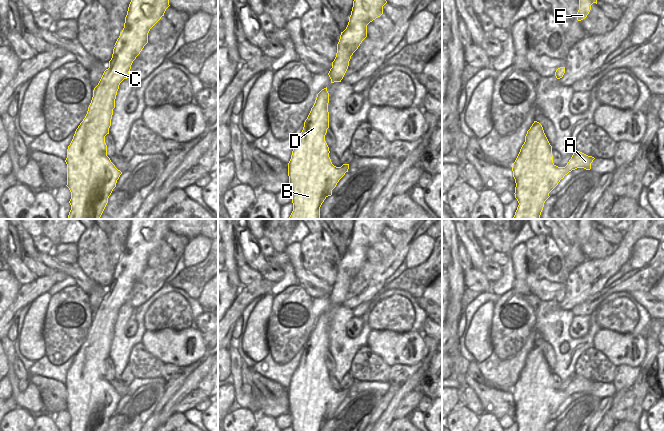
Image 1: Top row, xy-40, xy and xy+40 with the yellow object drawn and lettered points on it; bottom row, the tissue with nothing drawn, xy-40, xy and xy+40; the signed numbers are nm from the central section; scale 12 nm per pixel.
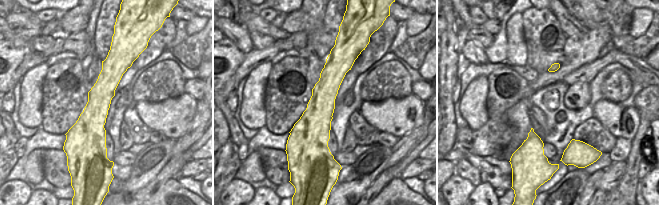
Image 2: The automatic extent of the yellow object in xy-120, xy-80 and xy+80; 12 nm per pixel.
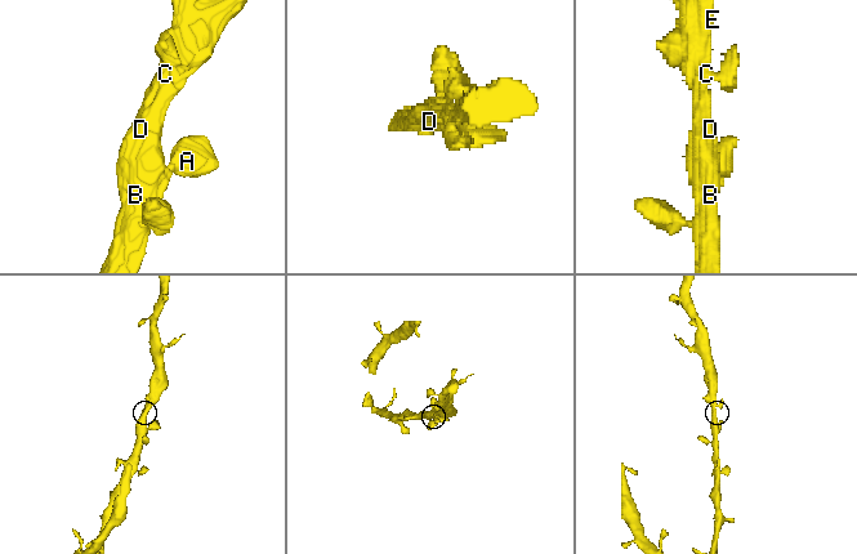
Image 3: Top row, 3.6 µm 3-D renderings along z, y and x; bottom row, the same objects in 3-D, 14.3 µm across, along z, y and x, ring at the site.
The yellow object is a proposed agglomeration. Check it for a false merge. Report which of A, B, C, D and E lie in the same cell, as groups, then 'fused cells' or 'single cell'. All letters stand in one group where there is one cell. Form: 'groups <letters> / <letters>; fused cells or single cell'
groups A B C D E; single cell

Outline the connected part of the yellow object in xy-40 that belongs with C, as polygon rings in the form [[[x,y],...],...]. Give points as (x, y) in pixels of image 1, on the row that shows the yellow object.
[[[131,0],[124,28],[115,43],[109,68],[93,90],[87,114],[75,131],[67,149],[67,187],[71,192],[68,219],[100,219],[122,172],[107,156],[105,136],[109,134],[115,99],[120,83],[127,79],[131,65],[148,43],[150,29],[164,16],[169,0]]]

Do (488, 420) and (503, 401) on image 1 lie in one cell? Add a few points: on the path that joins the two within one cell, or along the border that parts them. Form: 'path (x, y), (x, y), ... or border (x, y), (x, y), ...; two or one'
border (484, 412), (491, 413), (498, 419); two

